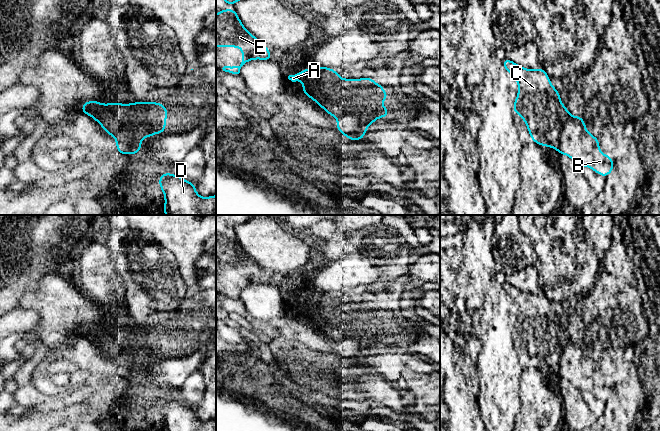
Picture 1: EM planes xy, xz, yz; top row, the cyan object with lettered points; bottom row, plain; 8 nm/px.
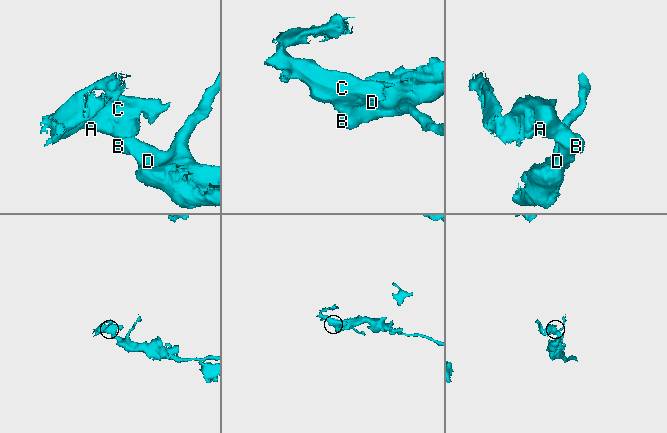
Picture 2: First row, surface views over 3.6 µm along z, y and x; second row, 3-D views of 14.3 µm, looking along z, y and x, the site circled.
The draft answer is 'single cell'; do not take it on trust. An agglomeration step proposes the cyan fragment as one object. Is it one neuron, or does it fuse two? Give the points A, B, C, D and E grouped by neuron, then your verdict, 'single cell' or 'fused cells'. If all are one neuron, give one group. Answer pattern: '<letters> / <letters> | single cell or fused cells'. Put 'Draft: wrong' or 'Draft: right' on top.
Draft: wrong
A C E / B D | fused cells

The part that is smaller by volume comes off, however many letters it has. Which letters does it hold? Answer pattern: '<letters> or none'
A, C, E

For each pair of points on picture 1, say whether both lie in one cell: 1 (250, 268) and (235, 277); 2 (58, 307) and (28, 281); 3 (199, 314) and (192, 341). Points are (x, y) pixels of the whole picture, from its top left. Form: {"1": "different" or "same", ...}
{"1": "same", "2": "different", "3": "same"}

